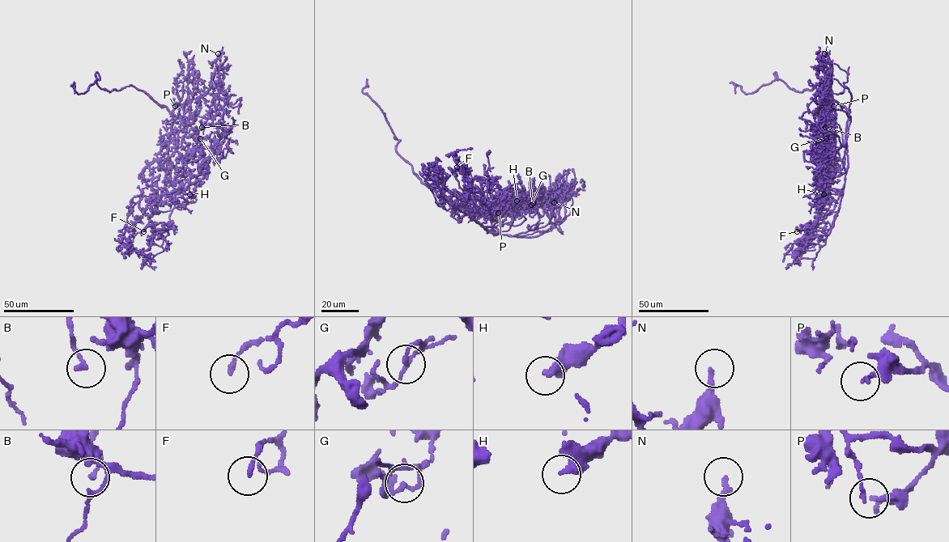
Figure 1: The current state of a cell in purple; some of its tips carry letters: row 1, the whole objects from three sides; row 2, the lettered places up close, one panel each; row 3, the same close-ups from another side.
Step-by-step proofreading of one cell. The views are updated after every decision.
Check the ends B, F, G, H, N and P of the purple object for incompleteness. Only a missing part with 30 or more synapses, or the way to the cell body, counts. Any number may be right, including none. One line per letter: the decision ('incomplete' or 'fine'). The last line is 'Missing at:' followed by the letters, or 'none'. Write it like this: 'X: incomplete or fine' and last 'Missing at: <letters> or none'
B: fine
F: fine
G: fine
H: fine
N: fine
P: fine
Missing at: none

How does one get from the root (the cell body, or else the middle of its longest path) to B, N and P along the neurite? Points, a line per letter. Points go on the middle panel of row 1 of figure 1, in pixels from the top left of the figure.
B: (495, 232), (489, 231), (509, 228), (509, 207), (526, 208), (528, 203), (532, 213), (536, 205), (533, 203)
N: (495, 232), (494, 235), (533, 237), (549, 231), (554, 226), (556, 212), (554, 202)
P: (495, 232), (489, 232), (498, 231), (492, 222), (498, 219), (503, 226), (512, 221), (508, 212), (498, 213)

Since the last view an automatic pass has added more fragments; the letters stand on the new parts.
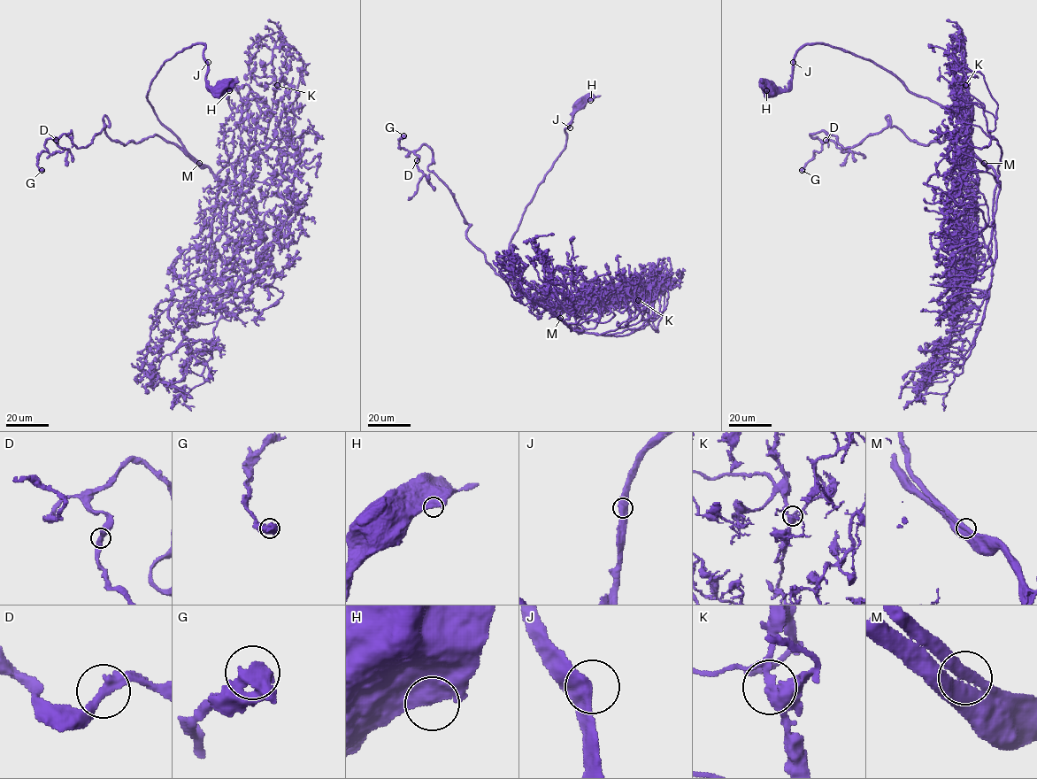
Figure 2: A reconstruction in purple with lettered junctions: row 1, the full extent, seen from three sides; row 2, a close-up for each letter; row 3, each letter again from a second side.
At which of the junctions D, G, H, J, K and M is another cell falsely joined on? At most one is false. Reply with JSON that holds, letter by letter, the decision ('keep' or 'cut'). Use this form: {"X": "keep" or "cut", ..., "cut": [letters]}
{"D": "keep", "G": "keep", "H": "keep", "J": "keep", "K": "keep", "M": "keep", "cut": []}

